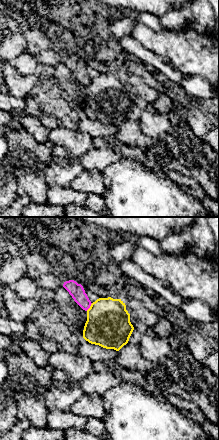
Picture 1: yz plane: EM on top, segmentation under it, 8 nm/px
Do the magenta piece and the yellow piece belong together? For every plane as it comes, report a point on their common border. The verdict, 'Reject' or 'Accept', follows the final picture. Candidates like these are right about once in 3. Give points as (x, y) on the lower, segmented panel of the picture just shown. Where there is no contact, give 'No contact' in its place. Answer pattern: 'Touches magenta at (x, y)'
Touches magenta at (89, 307)

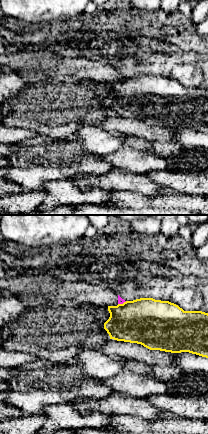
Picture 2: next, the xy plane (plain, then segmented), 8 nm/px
Touches magenta at (122, 303)

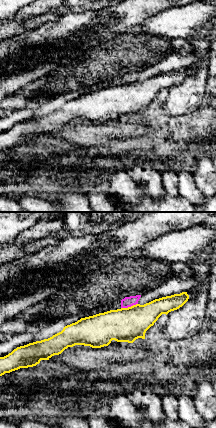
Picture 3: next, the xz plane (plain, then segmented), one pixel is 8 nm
Touches magenta at (129, 306)

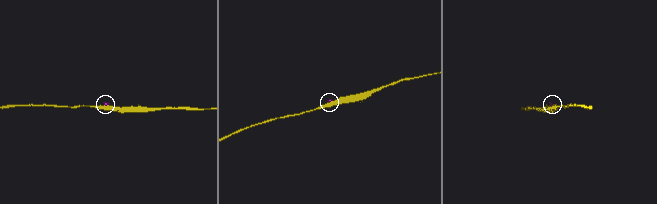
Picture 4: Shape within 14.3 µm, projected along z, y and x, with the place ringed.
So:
Reject

